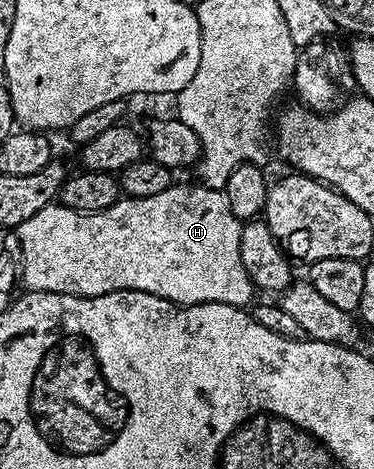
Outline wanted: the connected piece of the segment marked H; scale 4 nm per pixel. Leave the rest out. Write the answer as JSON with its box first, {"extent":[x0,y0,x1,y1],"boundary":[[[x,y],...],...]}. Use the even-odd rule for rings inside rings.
{"extent":[18,185,254,309],"boundary":[[[173,185],[162,193],[154,193],[154,197],[142,197],[141,199],[124,197],[105,211],[93,211],[91,213],[75,211],[63,205],[53,205],[34,213],[34,217],[30,217],[30,221],[26,221],[18,229],[20,248],[24,254],[22,283],[23,286],[26,285],[25,288],[34,291],[53,291],[63,295],[105,295],[111,291],[145,291],[151,295],[169,299],[171,303],[183,303],[186,307],[195,303],[228,303],[231,307],[244,309],[253,302],[254,288],[252,279],[248,276],[248,270],[244,267],[242,253],[240,252],[241,226],[241,220],[231,211],[231,205],[228,204],[225,192],[215,187],[203,185],[197,185],[197,187]]]}

